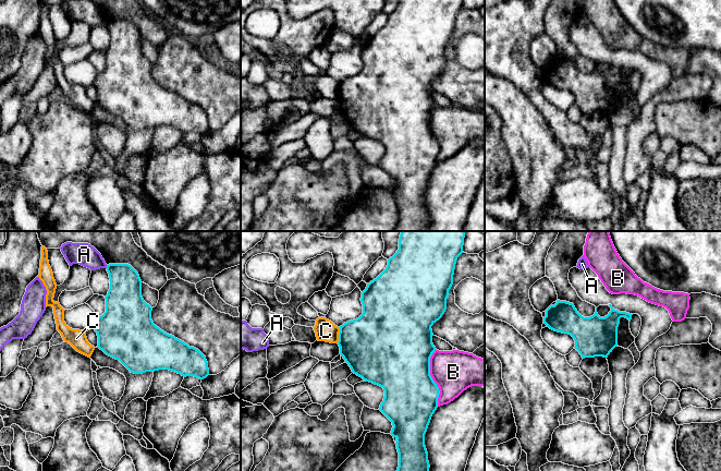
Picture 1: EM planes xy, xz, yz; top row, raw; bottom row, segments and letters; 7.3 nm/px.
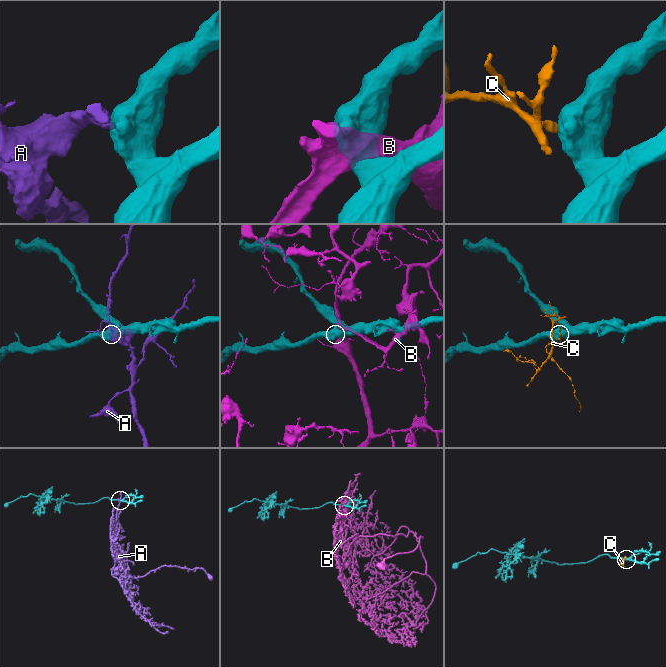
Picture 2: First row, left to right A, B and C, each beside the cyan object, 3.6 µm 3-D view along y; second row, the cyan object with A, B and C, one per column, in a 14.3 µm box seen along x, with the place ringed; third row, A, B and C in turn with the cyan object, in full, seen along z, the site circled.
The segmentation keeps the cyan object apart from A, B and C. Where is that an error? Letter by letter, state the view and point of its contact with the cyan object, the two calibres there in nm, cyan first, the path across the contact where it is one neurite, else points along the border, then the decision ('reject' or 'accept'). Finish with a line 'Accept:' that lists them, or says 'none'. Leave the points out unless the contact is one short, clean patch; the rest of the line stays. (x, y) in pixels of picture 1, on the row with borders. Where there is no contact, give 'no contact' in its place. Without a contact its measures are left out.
A: contact xy (107, 266); calibres 240 and 160 nm; border xy (108, 265), (106, 267); reject
B: contact xz (431, 377); calibres 440 and 320 nm; reject
C: contact xz (339, 335); calibres 440 and 160 nm; border xz (340, 327), (337, 342); reject
Accept: none

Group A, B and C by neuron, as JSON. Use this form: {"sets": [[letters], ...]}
{"sets": [["A"], ["B"], ["C"]]}

